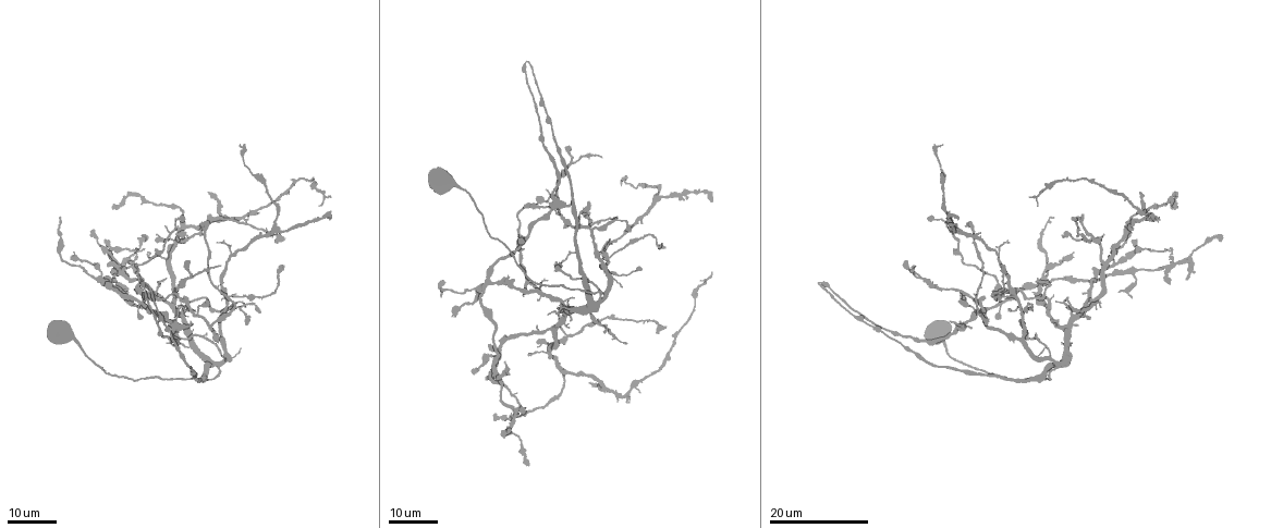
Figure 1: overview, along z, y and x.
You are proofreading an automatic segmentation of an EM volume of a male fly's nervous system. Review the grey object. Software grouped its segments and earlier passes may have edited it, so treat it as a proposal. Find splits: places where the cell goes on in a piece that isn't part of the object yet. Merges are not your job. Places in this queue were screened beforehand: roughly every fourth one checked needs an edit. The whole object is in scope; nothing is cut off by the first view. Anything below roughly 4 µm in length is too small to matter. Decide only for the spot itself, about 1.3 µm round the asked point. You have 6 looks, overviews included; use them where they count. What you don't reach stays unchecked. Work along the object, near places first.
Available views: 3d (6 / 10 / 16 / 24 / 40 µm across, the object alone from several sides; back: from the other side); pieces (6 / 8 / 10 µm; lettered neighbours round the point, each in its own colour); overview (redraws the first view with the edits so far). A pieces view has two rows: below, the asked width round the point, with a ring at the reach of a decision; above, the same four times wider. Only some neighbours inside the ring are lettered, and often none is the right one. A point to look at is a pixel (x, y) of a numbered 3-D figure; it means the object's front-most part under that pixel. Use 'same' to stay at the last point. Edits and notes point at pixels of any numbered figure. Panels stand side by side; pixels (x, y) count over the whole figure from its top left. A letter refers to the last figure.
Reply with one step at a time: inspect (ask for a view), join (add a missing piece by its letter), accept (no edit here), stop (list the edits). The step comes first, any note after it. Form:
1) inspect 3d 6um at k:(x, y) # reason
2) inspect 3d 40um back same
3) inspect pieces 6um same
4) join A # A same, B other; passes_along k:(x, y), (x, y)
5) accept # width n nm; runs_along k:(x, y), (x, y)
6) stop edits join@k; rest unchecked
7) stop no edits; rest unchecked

inspect 3d 16um at 1:(907, 260) # an open end

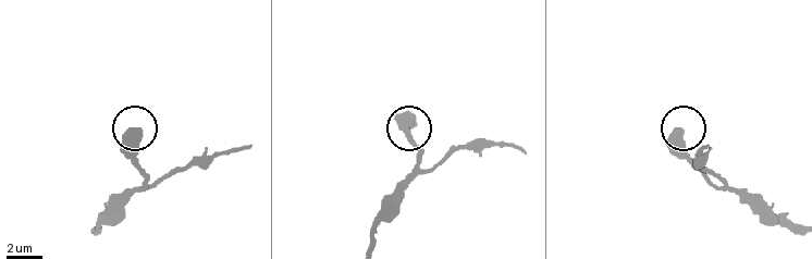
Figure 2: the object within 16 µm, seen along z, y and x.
inspect pieces 10um at 2:(130, 133) # see the neighbours

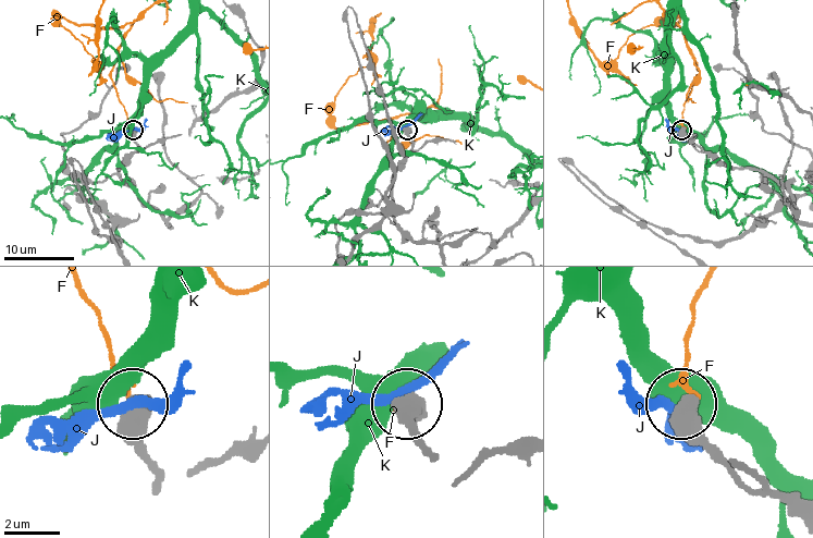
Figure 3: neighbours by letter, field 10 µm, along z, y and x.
accept # F other, J other, K other; runs_along 3:(797, 516), (748, 486), (677, 406); none of them fits

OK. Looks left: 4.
inspect 3d 16um at 1:(248, 323) # free end

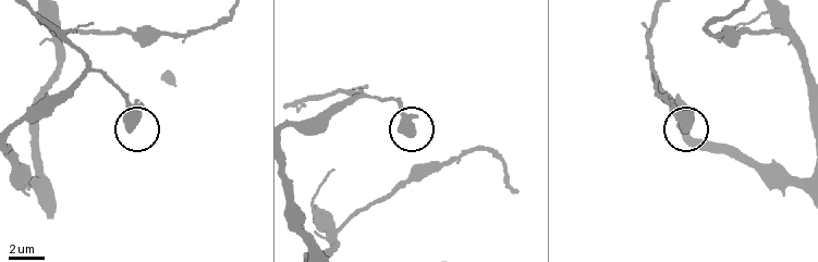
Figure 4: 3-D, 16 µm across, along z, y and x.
inspect pieces 8um at 4:(403, 131)

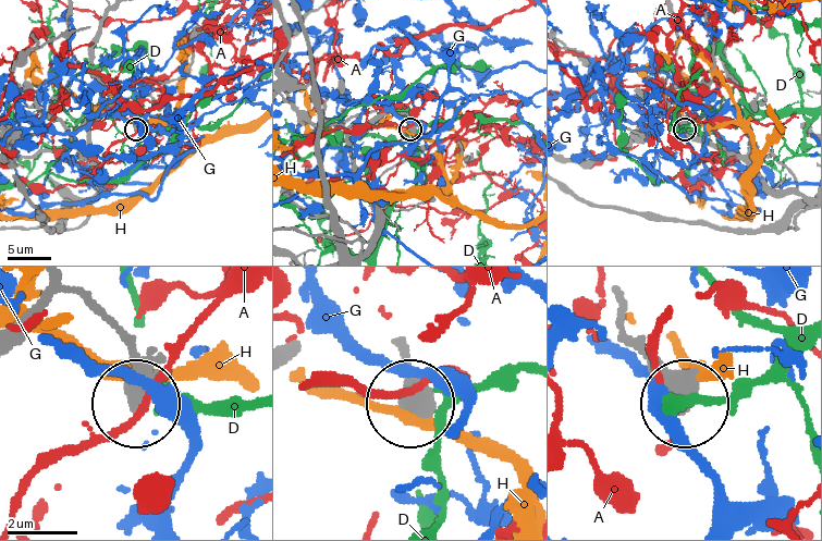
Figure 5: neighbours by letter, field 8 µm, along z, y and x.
accept # A other, D other, G other, H other; runs_along 5:(106, 320), (126, 346), (132, 396); no lettered piece goes on from it

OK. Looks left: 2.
inspect 3d 24um at 1:(573, 296) # branch stops here

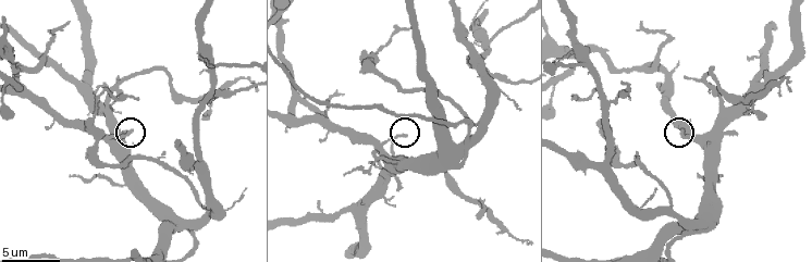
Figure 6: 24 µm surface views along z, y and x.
inspect pieces 8um at 6:(130, 133)

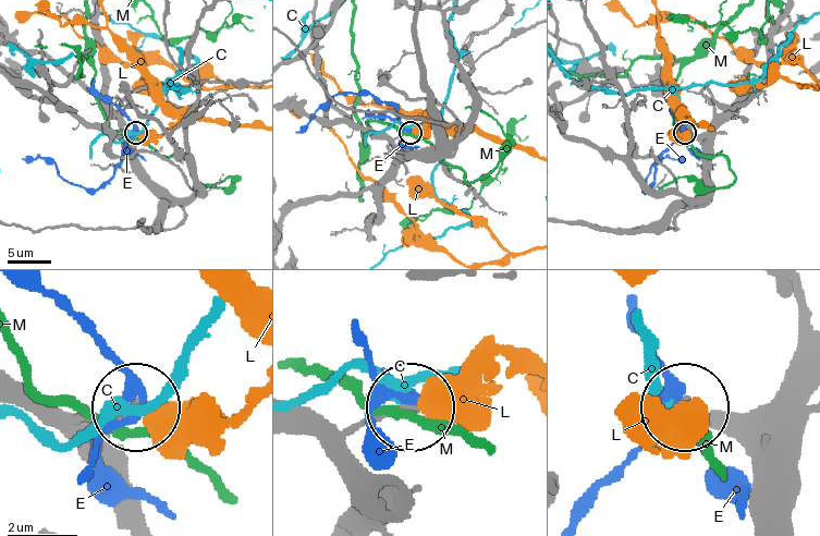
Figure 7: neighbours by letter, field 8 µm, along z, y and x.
accept # C other, E other, L other, M other; no lettered piece goes on from it

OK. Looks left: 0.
stop no edits; rest unchecked

